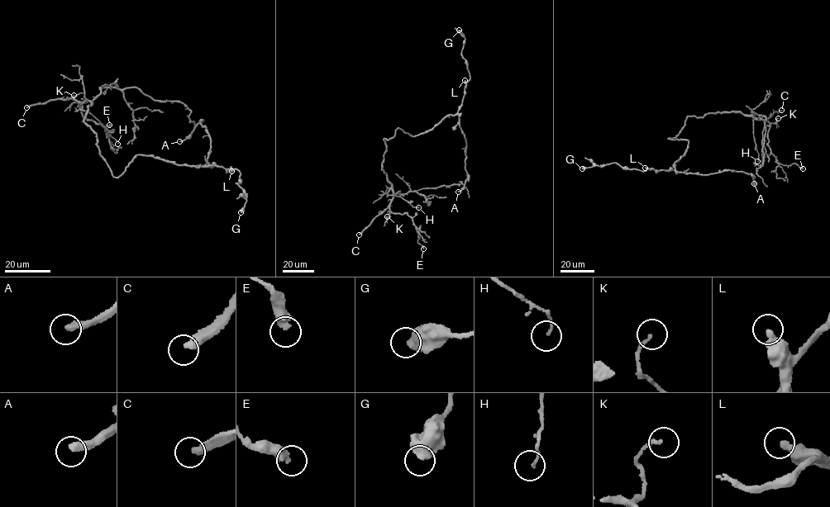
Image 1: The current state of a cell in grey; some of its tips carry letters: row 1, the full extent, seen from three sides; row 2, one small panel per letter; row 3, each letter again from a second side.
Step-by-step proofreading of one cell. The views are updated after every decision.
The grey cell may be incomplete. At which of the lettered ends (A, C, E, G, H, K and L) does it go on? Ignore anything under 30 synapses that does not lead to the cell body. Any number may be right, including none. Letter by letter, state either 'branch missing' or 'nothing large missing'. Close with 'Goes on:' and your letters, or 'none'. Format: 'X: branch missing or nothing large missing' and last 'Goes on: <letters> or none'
A: branch missing
C: branch missing
E: nothing large missing
G: nothing large missing
H: nothing large missing
K: nothing large missing
L: nothing large missing
Goes on: A, C

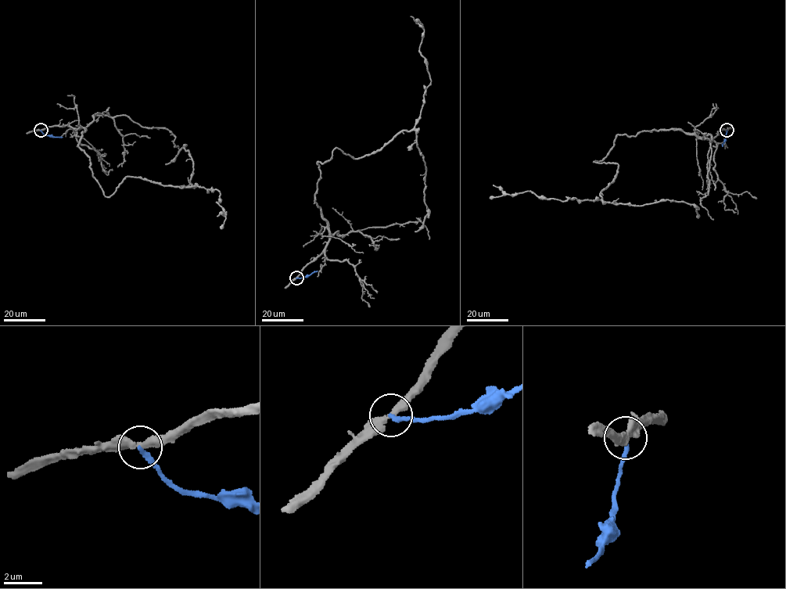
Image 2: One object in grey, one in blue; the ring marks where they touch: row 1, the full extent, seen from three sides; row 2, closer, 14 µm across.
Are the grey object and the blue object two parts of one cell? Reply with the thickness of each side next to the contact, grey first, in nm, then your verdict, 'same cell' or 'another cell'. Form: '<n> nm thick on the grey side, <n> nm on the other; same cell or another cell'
320 nm thick on the grey side, 240 nm on the other; another cell

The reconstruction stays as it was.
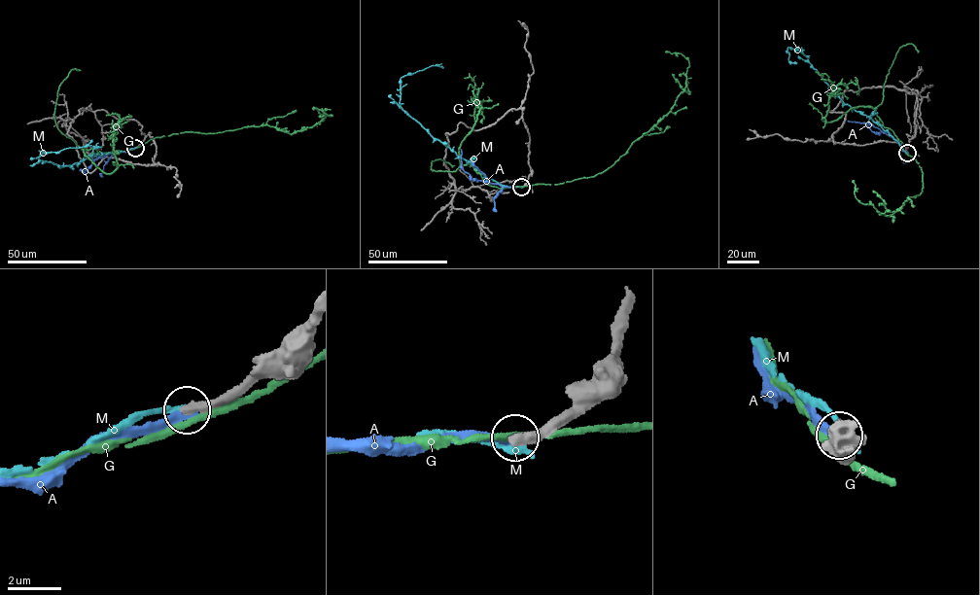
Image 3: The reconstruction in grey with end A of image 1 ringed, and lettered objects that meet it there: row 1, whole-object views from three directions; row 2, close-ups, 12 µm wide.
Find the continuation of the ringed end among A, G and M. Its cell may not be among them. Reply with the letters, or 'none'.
A

